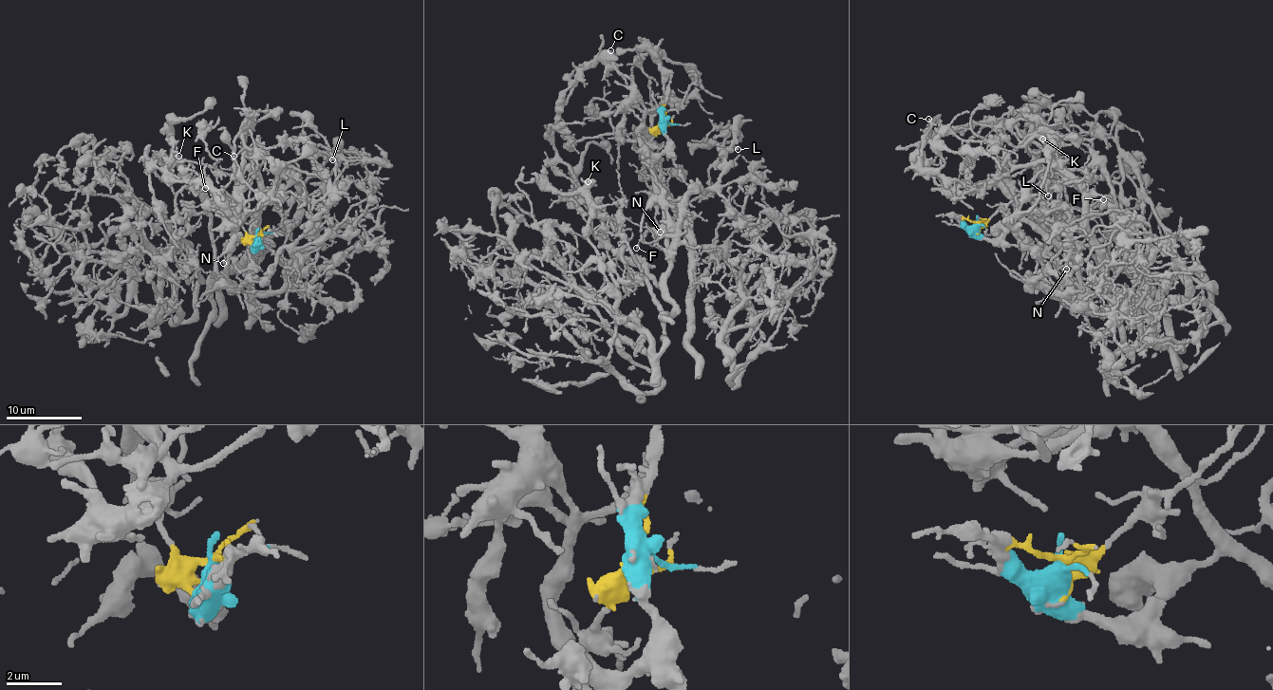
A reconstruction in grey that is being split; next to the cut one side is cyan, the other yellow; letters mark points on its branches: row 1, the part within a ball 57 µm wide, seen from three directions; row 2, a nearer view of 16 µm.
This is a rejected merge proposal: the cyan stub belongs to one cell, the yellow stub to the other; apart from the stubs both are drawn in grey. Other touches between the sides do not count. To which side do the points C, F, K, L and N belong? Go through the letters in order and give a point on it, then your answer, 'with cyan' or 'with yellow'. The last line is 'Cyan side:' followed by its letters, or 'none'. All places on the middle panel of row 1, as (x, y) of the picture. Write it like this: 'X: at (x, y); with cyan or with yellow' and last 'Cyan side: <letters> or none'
C: at (610, 50); with cyan
F: at (636, 248); with yellow
K: at (588, 181); with cyan
L: at (738, 149); with yellow
N: at (660, 232); with cyan
Cyan side: C, K, N

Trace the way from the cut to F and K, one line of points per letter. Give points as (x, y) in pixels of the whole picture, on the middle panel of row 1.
F: (662, 121), (650, 143), (662, 161), (664, 188), (649, 177), (657, 190), (656, 225), (637, 249)
K: (662, 121), (665, 152), (652, 164), (652, 182), (667, 272), (657, 285), (592, 228), (582, 195), (589, 181)

